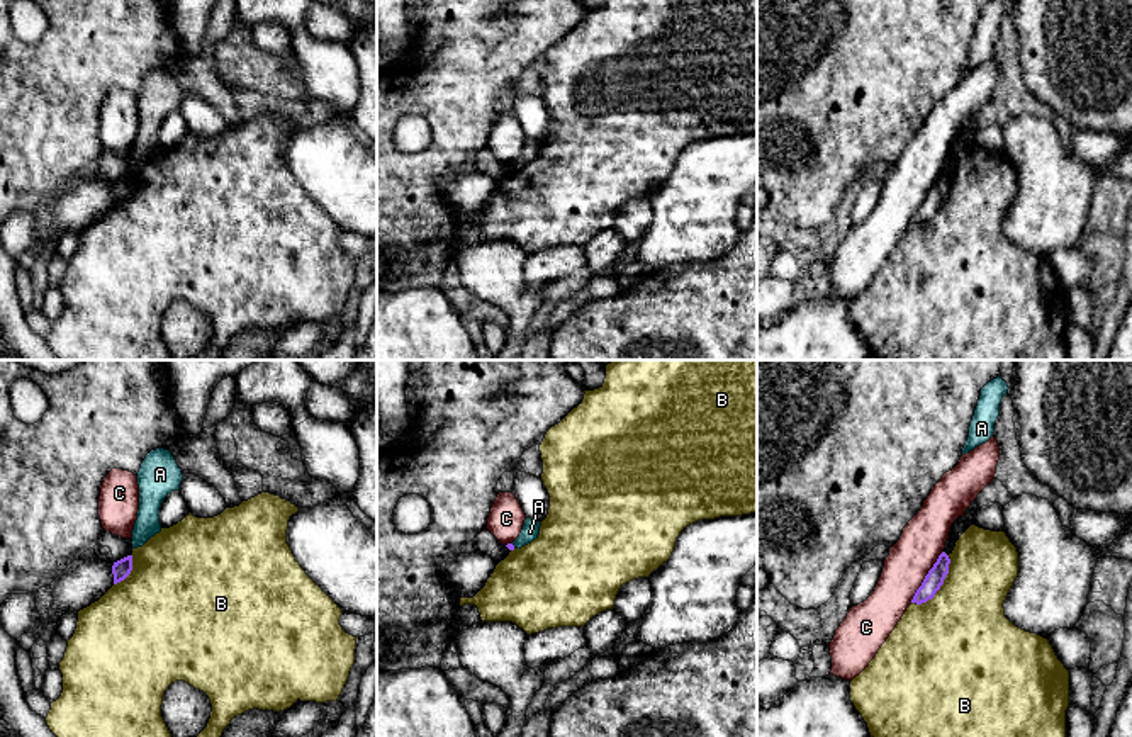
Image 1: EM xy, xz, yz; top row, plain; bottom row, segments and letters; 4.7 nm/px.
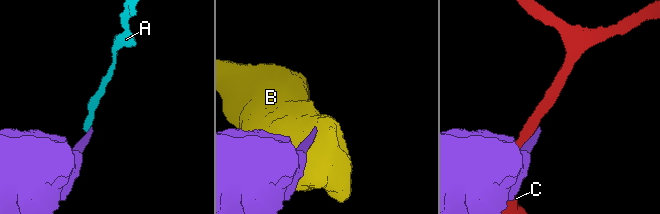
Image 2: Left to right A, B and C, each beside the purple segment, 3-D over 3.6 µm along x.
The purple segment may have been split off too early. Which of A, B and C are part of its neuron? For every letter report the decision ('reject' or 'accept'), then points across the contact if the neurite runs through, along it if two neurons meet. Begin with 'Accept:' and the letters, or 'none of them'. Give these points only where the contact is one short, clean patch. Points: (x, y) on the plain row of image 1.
Accept: none of them
A: reject; border xz (511, 163), (515, 167)
B: reject
C: reject

